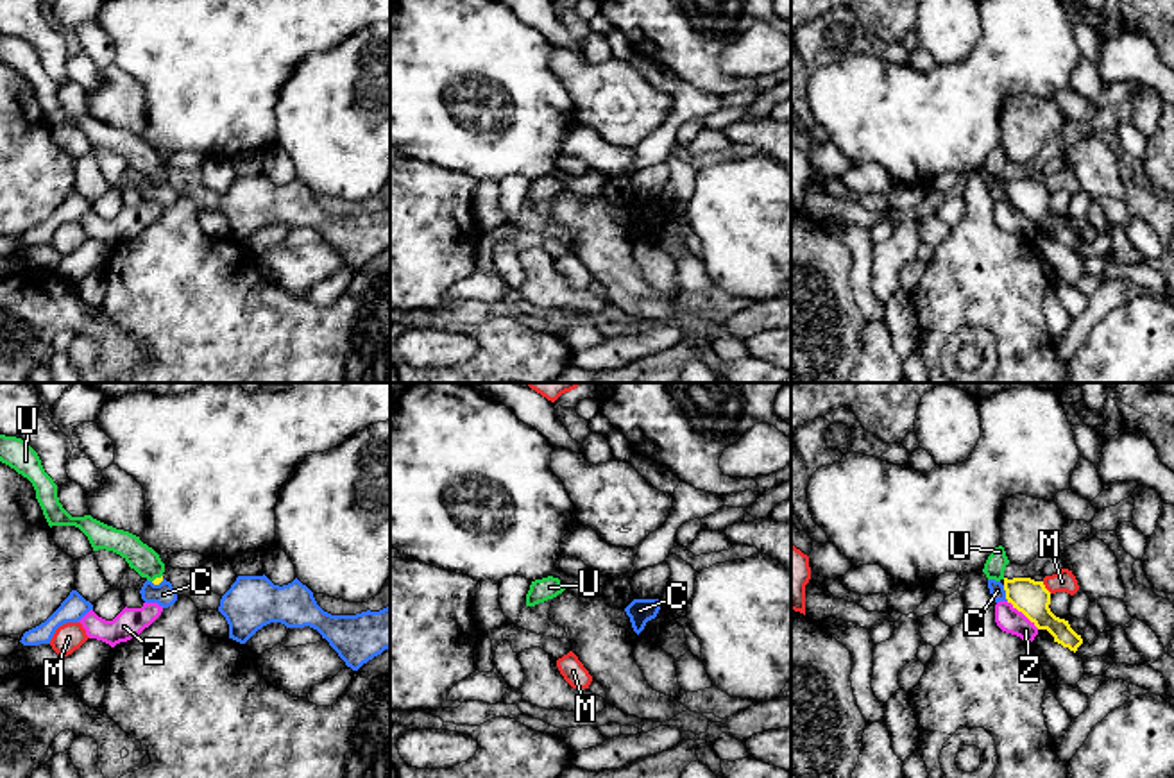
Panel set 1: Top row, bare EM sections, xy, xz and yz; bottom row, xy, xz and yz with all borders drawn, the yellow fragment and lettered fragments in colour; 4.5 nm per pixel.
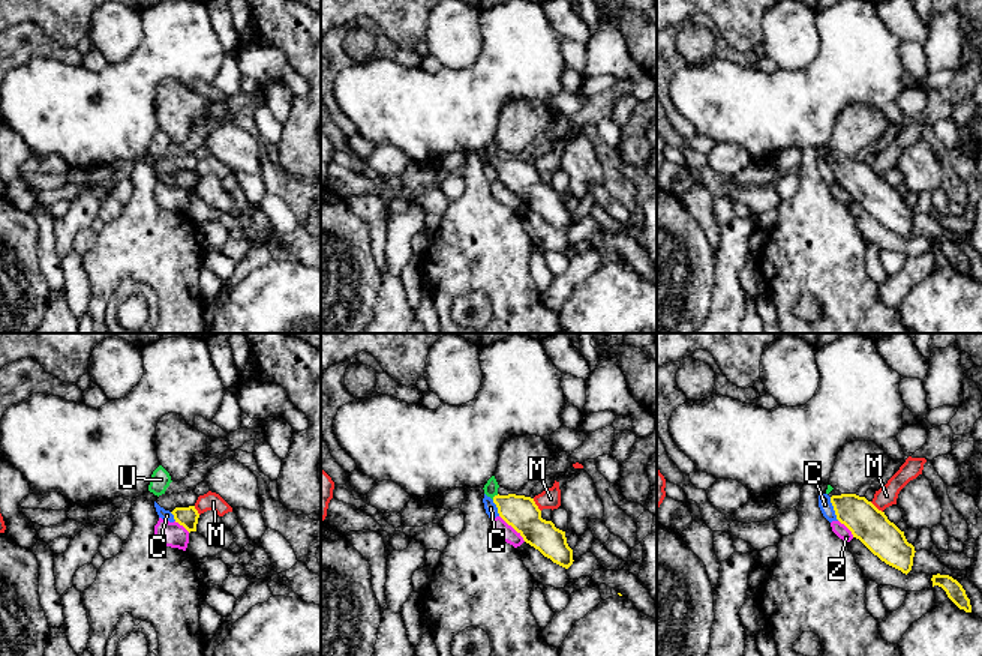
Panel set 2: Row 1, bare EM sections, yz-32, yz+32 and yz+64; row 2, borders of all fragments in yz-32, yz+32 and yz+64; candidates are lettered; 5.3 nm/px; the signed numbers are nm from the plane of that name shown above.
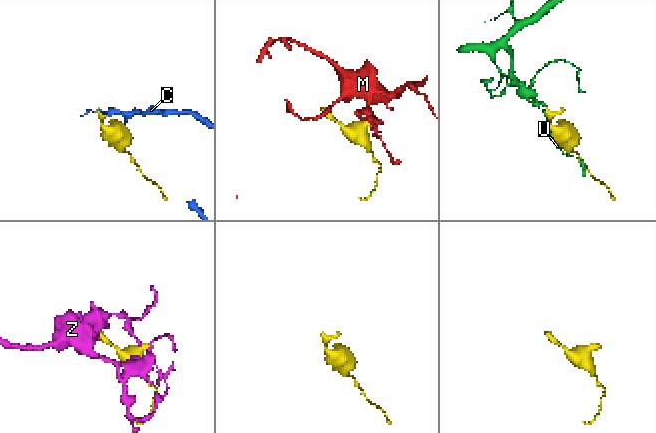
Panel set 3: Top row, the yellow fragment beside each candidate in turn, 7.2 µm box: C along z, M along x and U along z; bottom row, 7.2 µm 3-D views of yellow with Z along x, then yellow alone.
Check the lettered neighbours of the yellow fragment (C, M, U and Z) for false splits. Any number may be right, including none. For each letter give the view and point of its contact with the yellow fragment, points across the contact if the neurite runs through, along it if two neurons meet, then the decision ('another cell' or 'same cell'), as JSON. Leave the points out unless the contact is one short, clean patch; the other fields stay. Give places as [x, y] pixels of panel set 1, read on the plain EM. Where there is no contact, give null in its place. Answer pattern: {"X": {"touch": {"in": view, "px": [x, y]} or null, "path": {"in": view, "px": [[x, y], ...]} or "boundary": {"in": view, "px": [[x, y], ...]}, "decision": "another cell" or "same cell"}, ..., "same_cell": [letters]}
{"C": {"touch": {"in": "yz", "px": [1006, 192]}, "decision": "another cell"}, "M": {"touch": {"in": "yz", "px": [1044, 186]}, "boundary": {"in": "yz", "px": [[1042, 181], [1051, 192]]}, "decision": "another cell"}, "U": {"touch": {"in": "xy", "px": [156, 177]}, "path": {"in": "xy", "px": [[158, 179], [156, 177], [140, 156]]}, "decision": "same cell"}, "Z": {"touch": {"in": "yz", "px": [1022, 211]}, "boundary": {"in": "yz", "px": [[1006, 201], [1038, 228]]}, "decision": "another cell"}, "same_cell": ["U"]}

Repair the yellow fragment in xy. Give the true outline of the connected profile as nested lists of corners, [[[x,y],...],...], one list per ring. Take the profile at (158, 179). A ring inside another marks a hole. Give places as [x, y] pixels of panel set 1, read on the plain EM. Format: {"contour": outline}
{"contour": [[[0,34],[0,61],[27,77],[48,125],[75,125],[89,140],[93,150],[106,148],[120,154],[131,168],[154,184],[163,181],[165,163],[140,136],[107,125],[91,114],[72,116],[57,97],[57,84],[45,72],[38,52],[21,38]]]}

